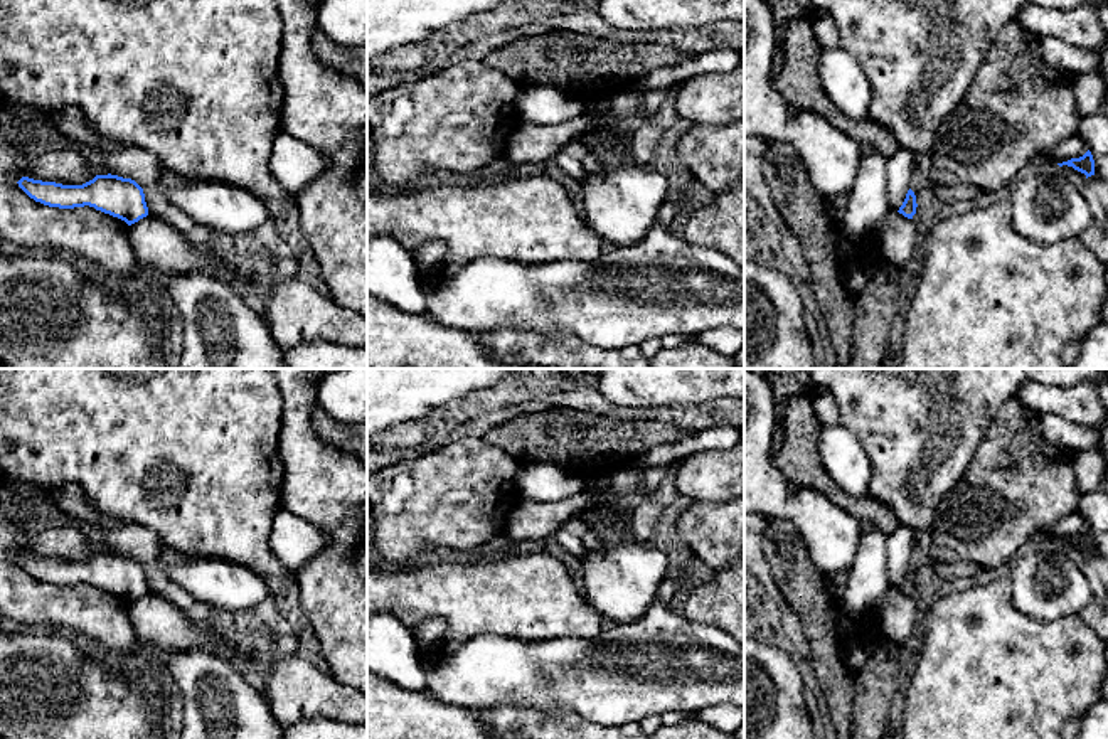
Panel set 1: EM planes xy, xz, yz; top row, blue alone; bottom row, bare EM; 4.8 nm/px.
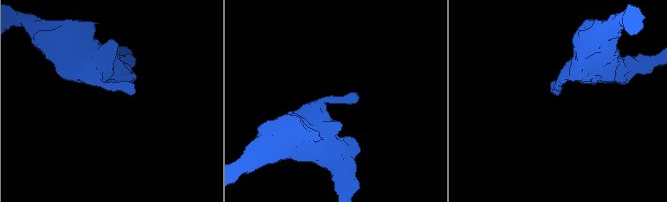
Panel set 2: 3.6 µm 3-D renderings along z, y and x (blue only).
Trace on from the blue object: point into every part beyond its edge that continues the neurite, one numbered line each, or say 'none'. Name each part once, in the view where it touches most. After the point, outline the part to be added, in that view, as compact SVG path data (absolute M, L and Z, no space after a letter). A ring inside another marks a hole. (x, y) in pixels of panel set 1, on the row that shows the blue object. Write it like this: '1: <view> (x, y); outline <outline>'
none

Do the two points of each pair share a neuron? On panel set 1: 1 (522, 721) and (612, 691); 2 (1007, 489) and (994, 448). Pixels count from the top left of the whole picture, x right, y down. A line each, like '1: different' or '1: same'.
1: different
2: same

